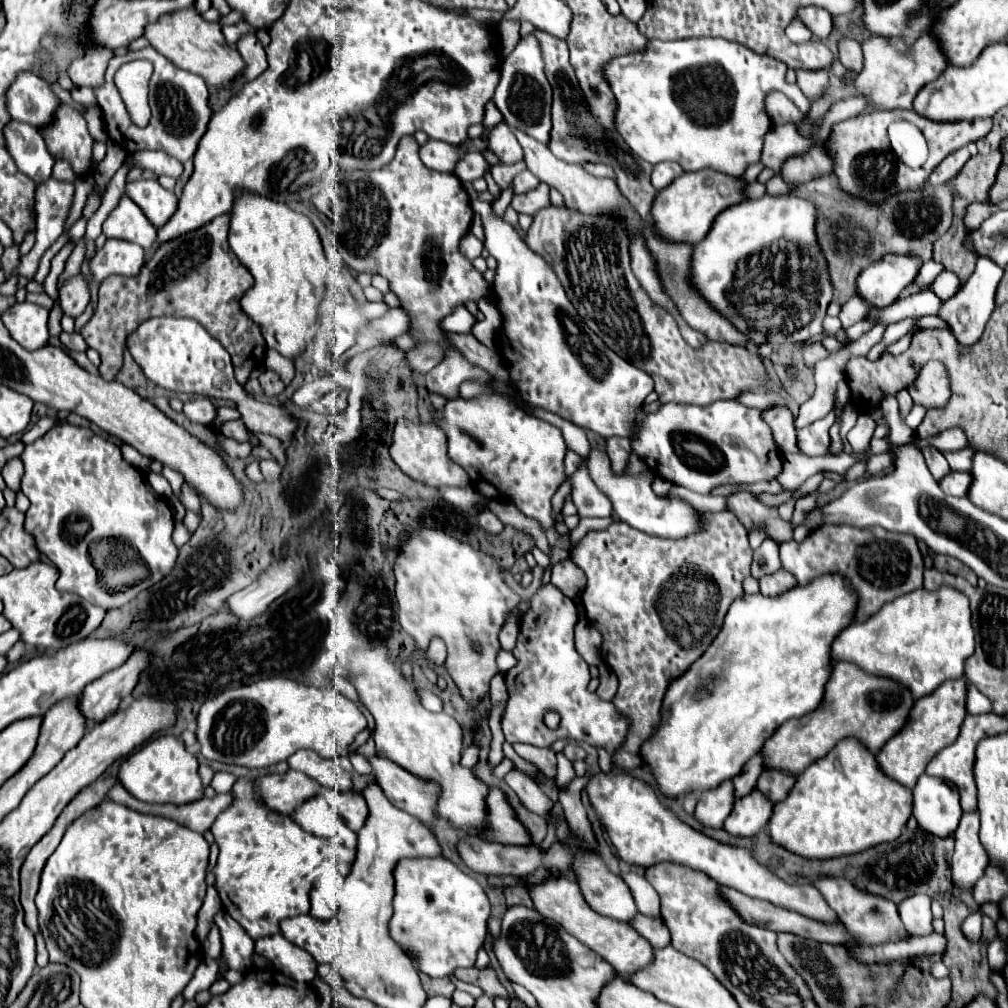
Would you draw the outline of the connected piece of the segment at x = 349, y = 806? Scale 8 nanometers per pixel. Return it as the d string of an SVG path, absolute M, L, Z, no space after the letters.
M340 792L336 798L336 810L346 826L354 832L358 832L368 818L368 806L360 792Z

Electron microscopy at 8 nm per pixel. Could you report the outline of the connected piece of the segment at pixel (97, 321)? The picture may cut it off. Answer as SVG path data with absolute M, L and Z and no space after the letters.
M218 216L206 226L156 248L134 278L110 276L98 290L98 308L82 328L86 344L100 352L100 374L118 374L124 360L126 338L148 318L174 314L198 320L230 354L236 380L244 386L256 368L266 344L262 328L242 310L242 296L254 286L254 276L240 264L228 246L228 216Z

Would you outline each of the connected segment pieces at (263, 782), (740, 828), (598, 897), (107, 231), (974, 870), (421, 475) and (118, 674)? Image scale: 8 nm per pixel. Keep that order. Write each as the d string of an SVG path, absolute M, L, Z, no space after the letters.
M296 770L256 778L256 786L264 804L286 816L310 800L310 796L322 796L328 790L326 786L318 786L318 782L310 782L306 774L296 774Z
M752 790L746 798L734 802L734 810L724 822L724 830L732 836L754 836L762 830L770 818L772 802L758 790Z
M578 854L574 860L574 872L586 902L596 912L622 922L632 922L638 916L628 884L620 876L612 874L600 856Z
M126 196L120 198L118 206L104 220L102 234L106 238L120 238L140 244L146 252L156 242L156 228L150 226L150 220Z
M972 812L962 816L960 826L954 834L956 848L952 856L952 882L962 890L970 890L976 880L982 878L988 866L986 852L978 840L978 830L978 812Z
M398 418L398 422L394 424L390 454L404 474L428 486L466 486L470 482L470 478L466 478L466 472L456 462L450 462L450 456L446 454L446 434L442 434L440 426L436 424L416 424L406 418Z
M136 652L120 668L110 670L106 676L84 688L84 694L78 700L78 710L82 710L86 722L98 724L116 712L122 698L130 696L130 690L136 686L140 672L148 664L146 660L146 652Z

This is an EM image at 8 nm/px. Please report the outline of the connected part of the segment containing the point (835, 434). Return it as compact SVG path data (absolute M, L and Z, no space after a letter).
M838 406L838 410L836 410L836 422L834 422L834 426L830 428L830 448L828 448L828 452L830 454L840 454L840 452L844 452L844 438L840 436L840 414L842 414L842 406Z

